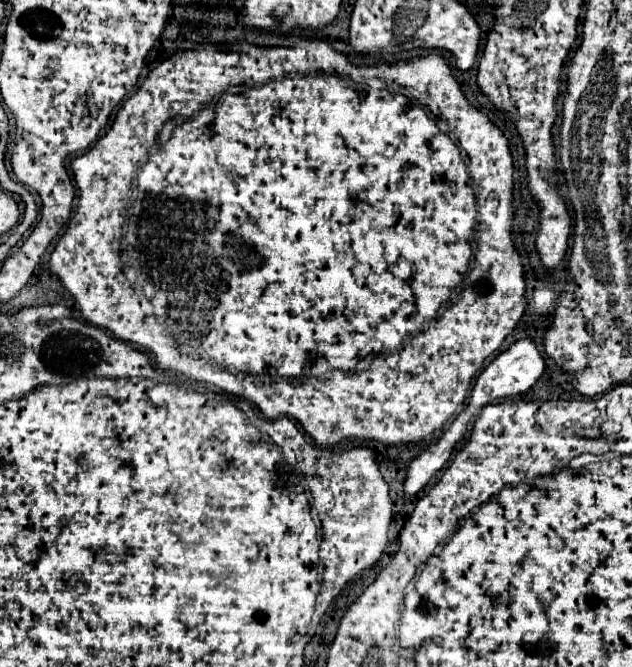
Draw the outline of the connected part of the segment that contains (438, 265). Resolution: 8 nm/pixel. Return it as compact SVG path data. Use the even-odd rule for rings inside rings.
M299 38L299 46L297 46L297 48L259 48L259 46L249 46L249 44L233 44L233 50L231 50L231 48L225 48L225 46L217 46L217 48L215 48L215 44L199 44L199 46L197 46L197 48L195 48L195 50L187 50L187 52L179 52L179 54L175 54L175 56L173 56L173 58L169 58L169 60L165 60L165 62L161 62L161 64L159 64L159 66L157 66L157 68L155 68L155 70L153 70L153 72L149 72L149 76L147 76L147 78L145 78L145 82L143 82L143 86L141 86L141 88L139 88L139 90L137 90L137 94L133 94L133 96L131 96L131 98L129 98L129 100L131 100L131 102L125 102L125 104L123 104L123 108L121 108L121 110L119 110L119 112L117 112L117 120L115 120L115 122L113 122L113 126L111 126L111 128L109 128L109 132L107 132L107 134L105 134L105 136L101 136L101 138L99 138L99 140L97 140L97 142L95 142L95 146L93 146L93 148L91 148L91 150L89 150L89 152L85 152L85 154L83 154L83 156L79 156L79 158L75 158L75 160L73 160L73 164L71 164L71 168L73 168L73 174L75 174L75 184L77 184L77 188L79 188L79 206L77 206L77 212L75 212L75 216L73 216L73 218L71 218L71 222L69 222L69 226L67 226L67 230L65 230L65 234L64 234L64 235L63 235L63 236L61 236L61 240L59 240L59 242L57 242L57 246L55 246L55 250L53 250L53 254L51 254L51 260L49 260L49 266L51 266L51 272L53 272L53 274L57 274L57 276L59 276L59 280L61 280L61 282L63 282L63 286L65 286L65 288L67 288L67 290L69 290L69 292L71 292L71 296L73 296L73 298L75 298L75 300L77 300L77 304L79 304L79 308L81 308L81 314L83 314L83 318L87 318L87 320L89 320L89 322L91 322L91 324L95 324L95 326L99 326L99 328L103 328L103 330L109 330L109 332L111 332L111 334L113 334L113 336L115 336L115 338L119 338L119 340L123 340L123 342L129 342L129 344L135 344L135 346L139 346L139 348L143 348L143 350L149 350L149 352L153 352L153 356L155 356L155 358L157 358L157 366L159 366L159 368L161 368L161 370L171 370L171 372L175 372L175 374L185 374L185 376L189 376L189 378L193 378L193 380L199 380L199 382L209 382L209 384L215 384L215 386L219 386L219 388L223 388L223 370L227 370L227 368L233 368L233 370L239 370L239 372L251 372L251 374L257 374L257 376L261 376L261 374L269 374L269 376L271 376L271 378L265 378L265 376L263 376L263 398L247 398L247 400L251 400L251 402L255 402L255 404L257 404L257 406L259 406L259 410L261 410L261 412L263 412L263 416L265 416L265 418L269 418L269 420L275 420L275 418L279 418L279 416L289 416L289 418L295 418L295 420L299 420L299 424L303 424L303 430L305 430L305 432L307 432L307 434L309 434L309 436L311 436L311 438L313 438L313 440L315 440L315 442L317 442L317 444L319 444L319 446L335 446L335 444L339 444L339 442L343 442L343 440L357 440L357 442L363 442L363 440L379 440L379 442L383 442L383 444L417 444L417 442L421 442L421 440L423 440L423 438L429 438L429 436L433 436L433 434L435 434L435 432L439 432L439 430L441 430L441 428L443 428L443 426L445 426L445 424L447 424L447 422L449 422L449 420L451 420L451 418L453 418L453 416L455 416L455 414L457 414L457 410L459 410L459 408L461 408L461 406L463 406L463 402L465 402L465 398L467 398L467 396L469 396L469 390L471 390L471 380L473 380L473 376L475 376L475 374L477 374L477 372L479 372L479 370L481 370L481 368L483 368L483 364L485 364L485 362L487 362L487 358L489 358L489 356L493 356L493 354L495 354L495 352L497 352L497 350L499 350L499 346L501 346L501 342L503 342L503 340L505 340L505 338L507 338L507 336L509 336L509 334L511 334L511 332L513 332L513 328L515 328L515 324L517 324L517 322L519 322L519 318L521 318L521 316L523 316L523 312L525 312L525 306L527 306L527 302L525 302L525 296L523 296L523 294L525 294L525 278L523 278L523 266L521 266L521 258L519 258L519 254L517 254L517 250L515 250L515 248L513 248L513 240L511 240L511 224L513 224L513 204L511 204L511 202L513 202L513 196L511 196L511 192L513 192L513 160L511 160L511 152L509 152L509 144L507 144L507 138L505 138L505 136L503 136L503 132L501 132L501 130L499 130L499 128L497 128L497 126L495 126L495 124L491 124L491 122L489 122L489 120L487 120L487 116L485 116L485 114L483 114L483 112L479 112L479 110L475 110L475 108L471 108L471 106L469 106L469 104L467 104L467 100L465 100L465 96L463 96L463 92L461 92L461 86L459 86L459 84L457 84L457 82L455 82L455 78L453 78L453 70L451 70L451 68L449 68L449 66L447 66L447 62L445 62L445 60L443 60L443 58L441 58L441 56L439 56L439 54L429 54L429 56L423 56L423 58L419 58L419 60L413 60L413 62L407 62L407 64L397 64L397 66L389 66L389 63L387 63L387 62L385 62L385 61L376 61L376 62L375 62L375 63L374 63L374 64L372 64L372 65L370 65L370 66L361 66L361 68L357 68L357 66L353 66L353 64L351 64L351 62L349 62L349 60L347 60L347 58L345 58L345 56L343 56L343 54L339 54L339 52L335 52L335 50L333 50L333 48L331 48L331 44L327 44L327 42L323 42L323 40L305 40L305 38ZM267 64L283 64L283 76L289 76L289 74L309 74L309 76L303 76L303 78L279 78L279 80L273 80L273 82L269 82L269 84L263 84L263 86L261 86L261 90L259 90L259 88L257 88L257 86L255 86L255 88L249 88L249 90L247 90L247 92L243 92L243 94L223 94L223 92L225 92L225 90L227 90L227 92L229 92L229 88L235 88L235 86L243 86L243 82L247 82L247 78L259 78L259 68L267 68ZM315 72L325 72L325 74L323 74L323 76L319 76L319 78L311 78L311 76L313 76L313 74L315 74ZM369 78L379 78L379 80L383 80L383 82L384 82L384 83L385 83L385 85L386 85L386 87L387 87L387 88L389 88L389 90L390 90L390 91L392 91L392 92L389 92L389 90L387 90L387 88L379 88L379 90L373 90L373 88L371 88L371 86L367 86L367 84L366 84L366 80L369 80ZM175 116L183 116L183 118L188 118L188 117L190 117L190 116L193 116L193 118L189 118L189 122L187 122L187 124L183 124L183 126L179 126L179 128L175 128L175 132L173 132L173 136L171 136L171 140L169 140L169 142L165 142L165 144L159 144L159 148L157 148L157 152L155 152L155 154L151 154L151 156L149 156L149 160L147 160L147 164L143 164L143 166L141 166L141 170L139 170L139 184L137 184L137 188L139 188L139 190L141 190L141 194L143 194L143 196L145 196L145 200L135 200L135 204L131 204L131 214L129 214L129 220L127 220L127 214L125 214L125 208L127 208L127 202L125 202L125 200L129 200L129 198L131 198L131 190L133 190L133 176L135 176L135 172L137 172L137 168L139 168L139 160L143 160L143 158L145 158L145 156L147 156L147 152L149 152L149 148L153 148L153 146L155 146L155 144L157 144L157 142L159 142L159 132L161 132L161 128L163 128L163 124L165 124L165 122L167 122L167 120L171 120L171 118L175 118ZM435 120L436 120L436 122L438 122L438 121L439 121L439 120L441 120L441 122L447 122L447 128L449 128L449 136L451 136L451 138L453 138L453 140L451 140L451 138L449 138L449 136L447 136L447 134L441 134L441 132L439 132L439 128L437 128L437 124L435 124ZM457 146L459 146L459 148L461 148L461 150L463 150L463 152L467 152L467 160L469 160L469 162L467 162L467 166L465 166L465 162L463 162L463 158L461 158L461 154L459 154L459 148L457 148ZM469 176L471 176L471 180L473 180L473 184L475 184L475 186L477 186L477 192L475 192L475 194L473 194L473 188L471 188L471 184L469 184ZM473 234L475 234L475 246L477 246L477 248L475 248L475 256L473 256L473 248L471 248L471 246L469 246L469 244L471 244L471 240L473 240ZM459 286L461 286L461 288L463 288L463 290L461 290L461 296L459 296L459 298L457 298L457 300L449 300L449 298L451 298L451 294L453 294L453 292L455 292L455 288L459 288ZM407 334L411 334L411 338L409 338L409 340L405 340L405 344L403 344L403 346L401 346L401 342L403 342L403 338L405 338L405 336L407 336ZM369 340L375 340L375 342L377 342L377 348L379 348L379 350L381 350L381 352L383 352L383 350L395 350L395 348L397 348L397 346L401 346L401 348L399 348L399 350L395 350L395 352L383 352L383 354L381 354L381 352L379 352L379 358L373 358L373 360L371 360L371 362L369 362L369 364L367 364L367 366L365 366L365 368L357 368L357 370L353 370L353 368L355 368L355 366L357 366L357 360L359 360L359 350L365 350L365 342L369 342Z

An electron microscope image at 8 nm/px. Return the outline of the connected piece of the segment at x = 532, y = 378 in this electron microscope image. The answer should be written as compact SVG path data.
M525 338L525 340L519 340L515 344L511 344L505 352L501 352L477 378L475 386L473 386L473 392L469 396L469 400L485 400L485 406L493 400L499 400L499 398L507 398L507 396L517 396L517 394L523 394L527 392L537 380L539 376L543 374L545 370L545 362L543 358L537 354L537 348L535 348L535 342L531 338Z

